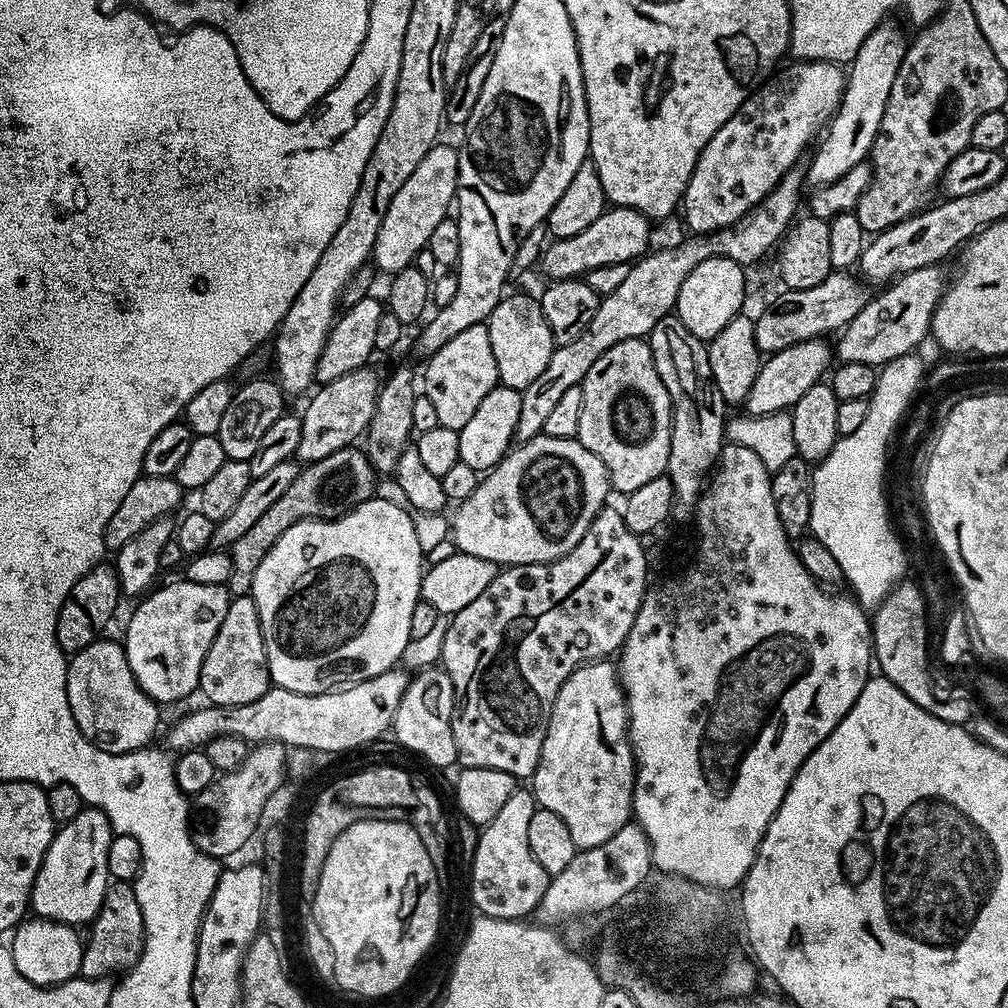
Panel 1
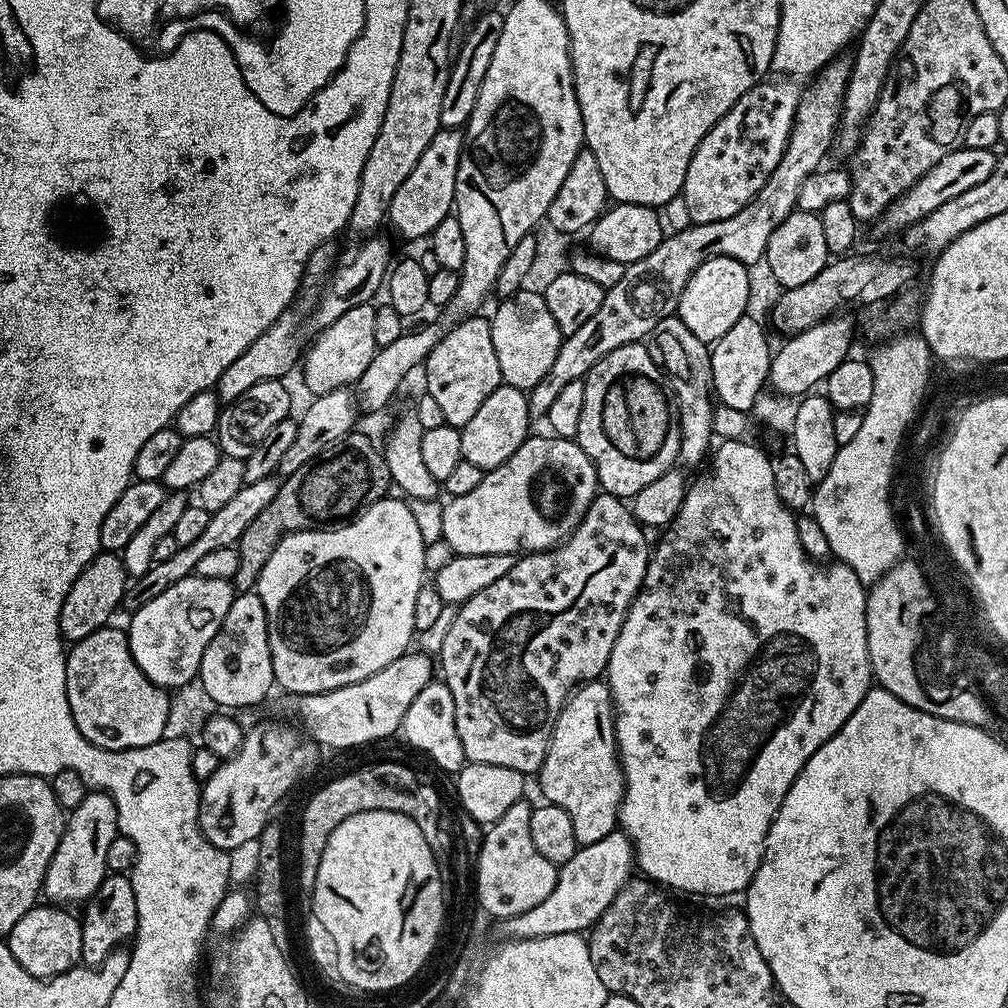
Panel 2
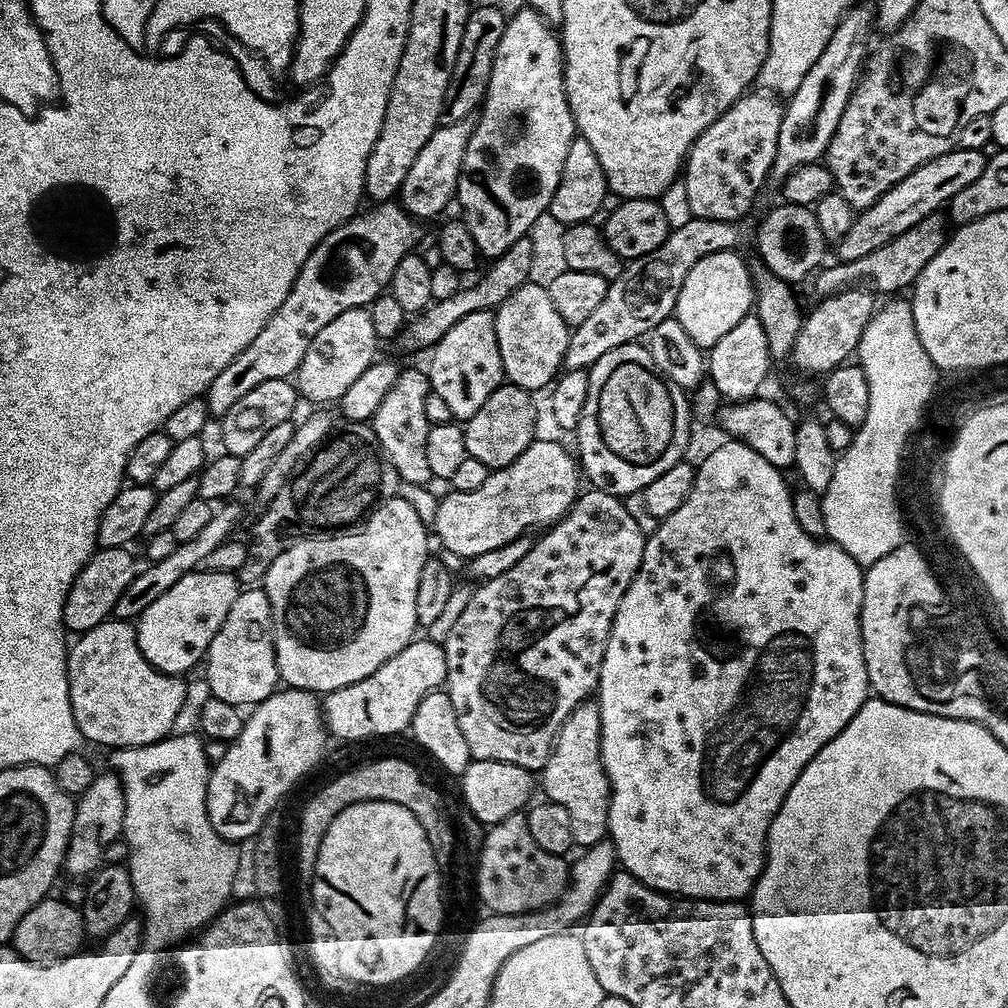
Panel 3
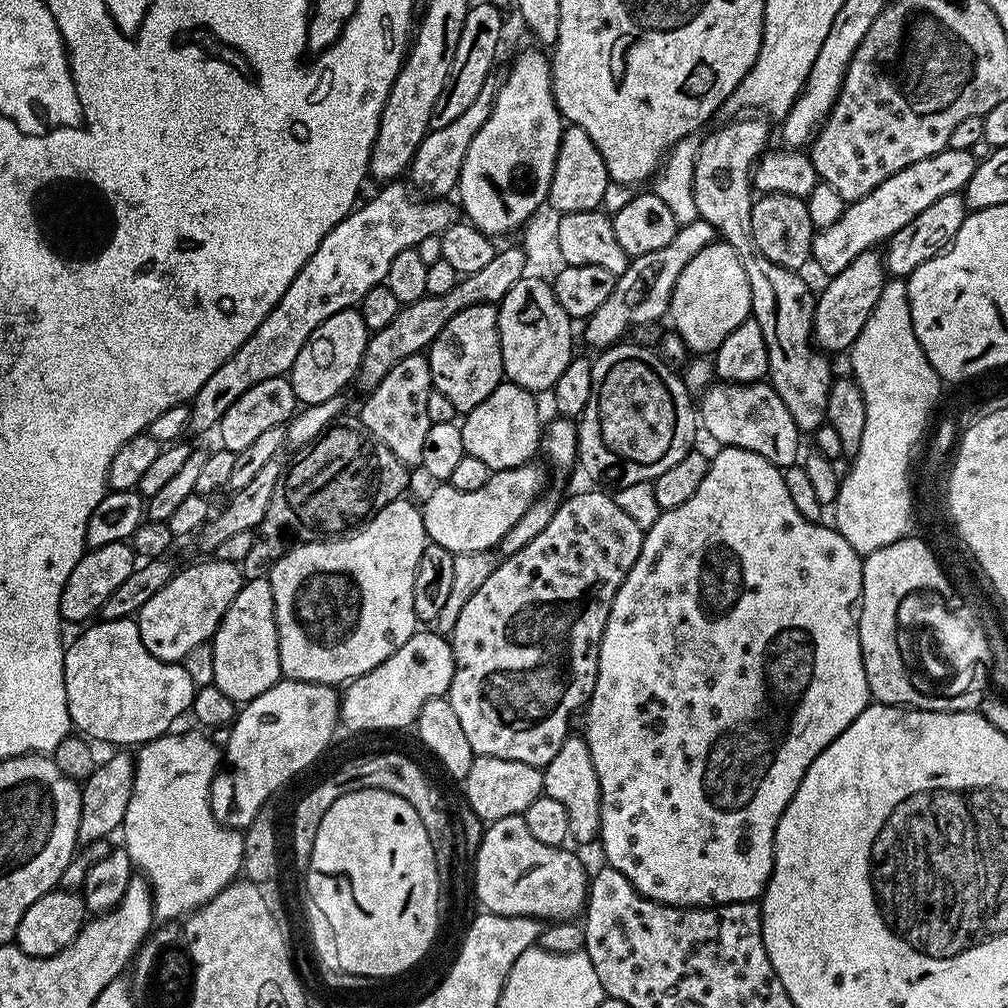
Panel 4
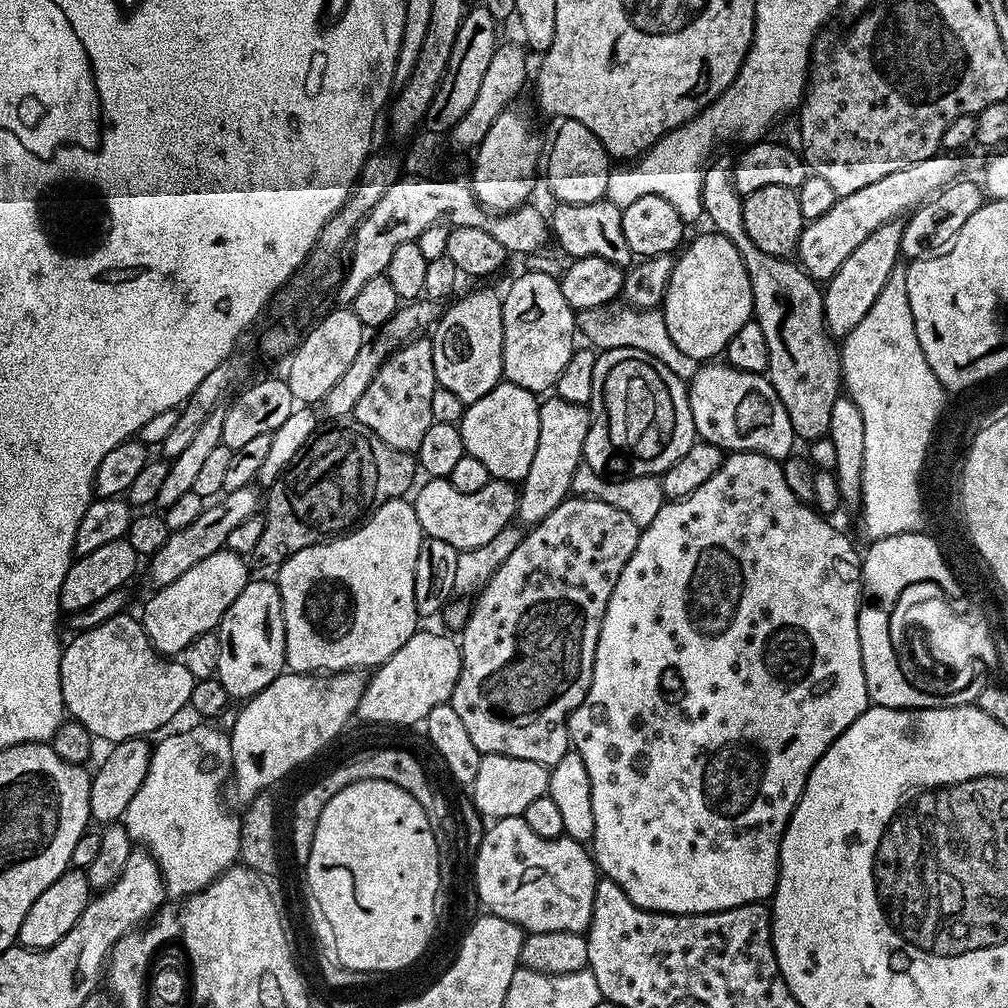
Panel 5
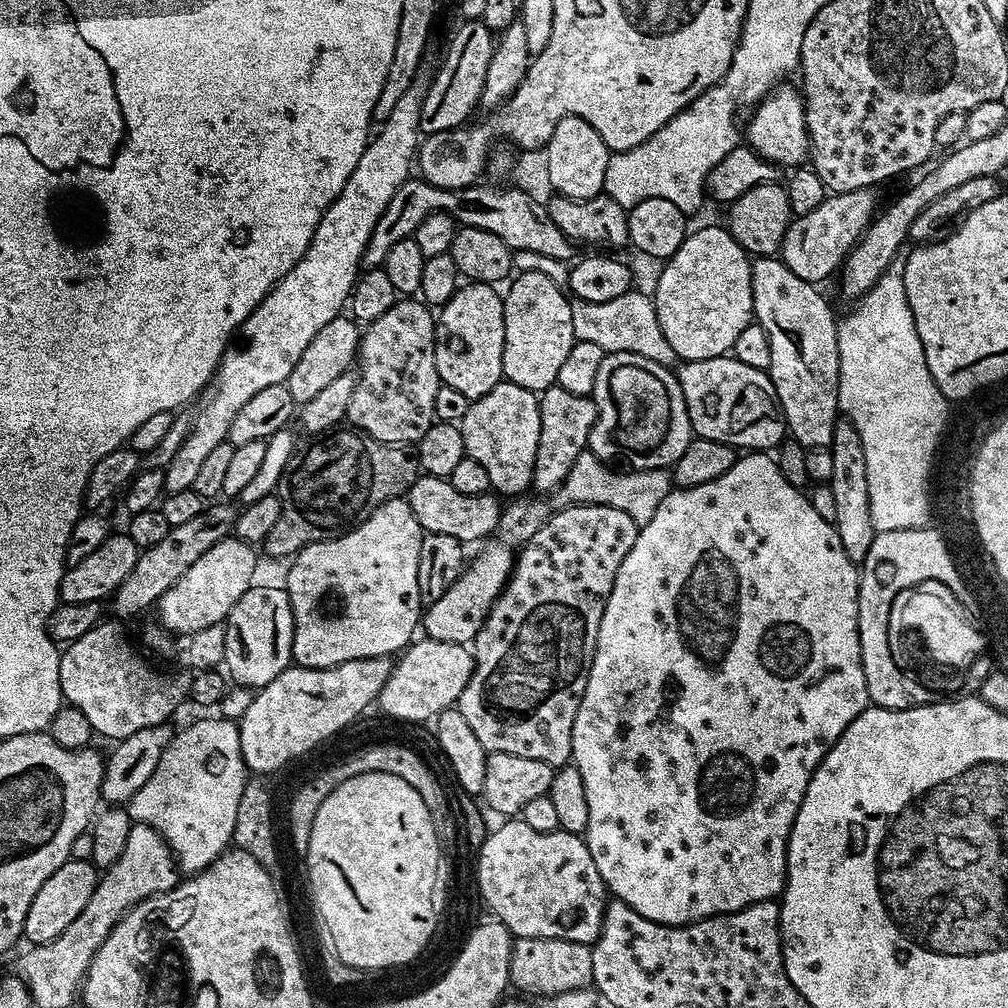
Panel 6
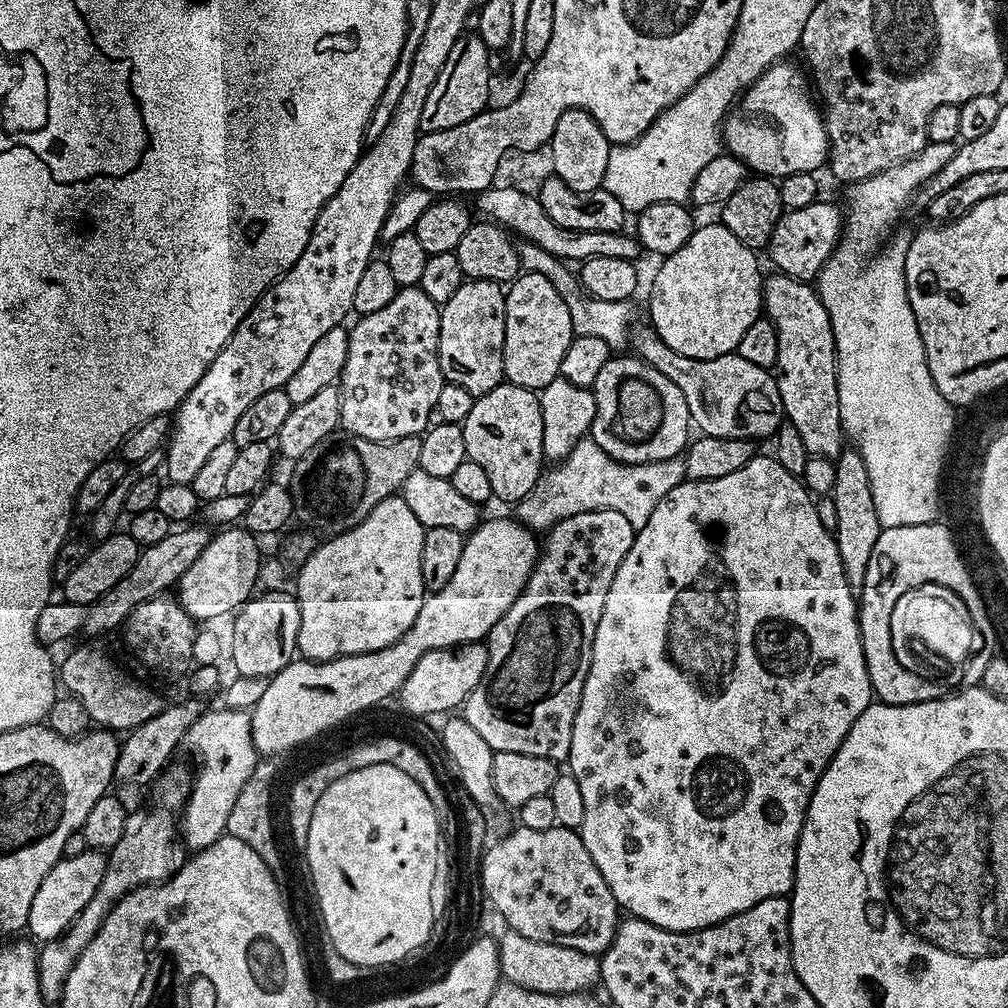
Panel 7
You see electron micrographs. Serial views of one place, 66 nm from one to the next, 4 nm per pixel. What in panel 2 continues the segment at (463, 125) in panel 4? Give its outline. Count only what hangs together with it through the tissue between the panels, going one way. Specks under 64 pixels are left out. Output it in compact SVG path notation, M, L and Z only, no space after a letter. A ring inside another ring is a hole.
M441 128L434 134L430 146L422 150L422 158L406 174L406 182L398 186L398 194L388 207L387 223L400 236L408 240L420 240L431 237L434 226L442 222L453 211L456 202L456 179L458 162L464 149L464 133L459 128Z

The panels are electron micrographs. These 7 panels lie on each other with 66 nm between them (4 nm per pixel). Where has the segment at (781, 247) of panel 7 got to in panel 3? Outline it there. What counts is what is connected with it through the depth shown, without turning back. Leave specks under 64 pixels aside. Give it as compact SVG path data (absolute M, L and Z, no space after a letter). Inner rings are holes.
M959 146L938 158L930 158L930 162L906 174L906 178L890 186L890 190L886 190L886 194L882 194L878 202L874 202L874 206L863 209L855 217L850 230L835 245L836 252L840 255L837 257L841 261L857 260L878 250L878 246L886 246L894 238L910 230L910 226L918 226L918 222L922 222L922 218L926 218L931 212L941 211L954 198L954 194L958 194L958 190L970 186L970 182L974 182L978 174L982 174L985 163L986 156L981 149Z

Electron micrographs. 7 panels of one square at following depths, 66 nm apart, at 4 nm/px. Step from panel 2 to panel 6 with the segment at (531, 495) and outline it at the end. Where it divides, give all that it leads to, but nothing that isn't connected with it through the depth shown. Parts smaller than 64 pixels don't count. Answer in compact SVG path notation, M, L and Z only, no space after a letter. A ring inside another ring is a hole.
M420 474L416 478L416 481L413 479L409 483L406 499L410 510L414 510L414 518L418 518L420 527L425 533L450 534L461 542L480 539L483 541L495 533L502 511L501 501L495 495L458 494L458 490L454 490L452 483L443 476Z

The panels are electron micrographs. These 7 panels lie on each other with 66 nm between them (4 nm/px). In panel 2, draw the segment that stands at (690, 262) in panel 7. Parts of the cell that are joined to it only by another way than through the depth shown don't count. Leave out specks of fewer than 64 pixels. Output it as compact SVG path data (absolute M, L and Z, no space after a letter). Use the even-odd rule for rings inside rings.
M710 258L690 274L690 282L682 290L682 298L678 315L686 322L686 330L694 334L703 344L709 346L716 343L749 311L748 295L752 292L752 284L748 281L749 265L738 262L734 258Z

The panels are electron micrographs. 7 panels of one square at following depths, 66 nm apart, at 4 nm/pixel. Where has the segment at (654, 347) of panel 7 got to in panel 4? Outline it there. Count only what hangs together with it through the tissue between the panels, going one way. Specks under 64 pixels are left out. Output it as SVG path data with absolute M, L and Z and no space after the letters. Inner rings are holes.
M716 382L706 388L700 400L698 416L701 427L709 439L718 442L717 445L757 452L781 470L799 461L802 434L786 409L786 404L769 383Z

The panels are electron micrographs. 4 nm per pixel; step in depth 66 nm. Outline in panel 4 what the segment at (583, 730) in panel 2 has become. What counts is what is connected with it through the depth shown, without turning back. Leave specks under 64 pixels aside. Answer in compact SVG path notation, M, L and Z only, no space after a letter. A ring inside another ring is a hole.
M572 734L562 742L558 754L543 769L543 795L555 798L570 817L570 837L580 844L588 844L600 834L600 787L598 774L594 774L594 762L590 758L588 744L583 735Z

